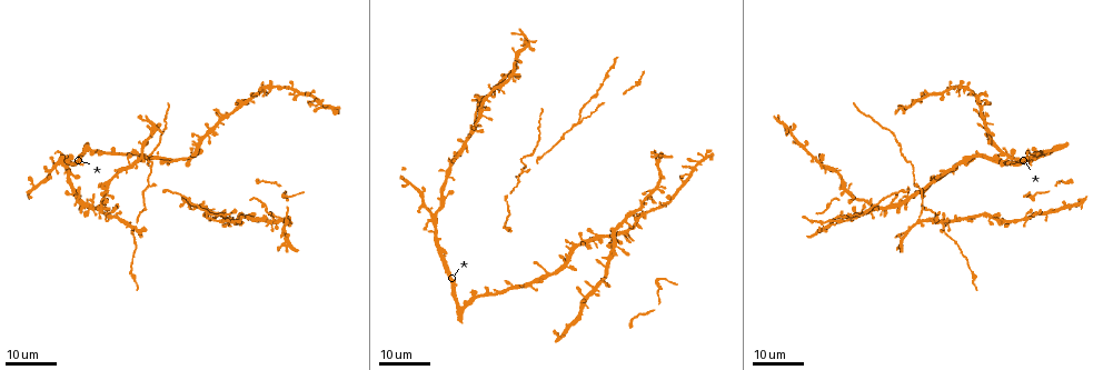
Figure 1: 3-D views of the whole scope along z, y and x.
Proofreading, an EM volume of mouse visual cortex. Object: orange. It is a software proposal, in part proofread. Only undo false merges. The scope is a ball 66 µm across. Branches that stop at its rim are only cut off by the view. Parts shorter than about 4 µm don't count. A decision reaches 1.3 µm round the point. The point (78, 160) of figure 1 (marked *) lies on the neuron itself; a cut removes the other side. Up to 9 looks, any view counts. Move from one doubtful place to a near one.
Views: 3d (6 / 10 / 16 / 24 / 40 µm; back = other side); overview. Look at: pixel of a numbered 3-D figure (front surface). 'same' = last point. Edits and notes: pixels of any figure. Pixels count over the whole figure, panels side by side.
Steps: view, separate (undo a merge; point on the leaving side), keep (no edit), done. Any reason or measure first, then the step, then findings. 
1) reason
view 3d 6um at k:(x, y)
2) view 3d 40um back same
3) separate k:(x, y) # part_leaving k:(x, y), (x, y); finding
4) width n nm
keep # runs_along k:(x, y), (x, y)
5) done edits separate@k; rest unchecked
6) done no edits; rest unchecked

branch point
view 3d 24um at 1:(483, 116)

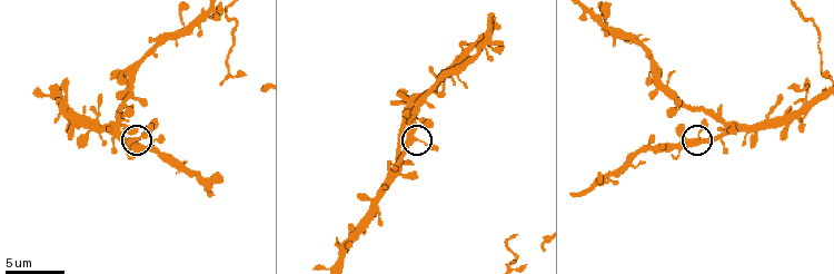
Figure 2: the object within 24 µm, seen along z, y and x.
closer look
view 3d 6um at 2:(417, 139)

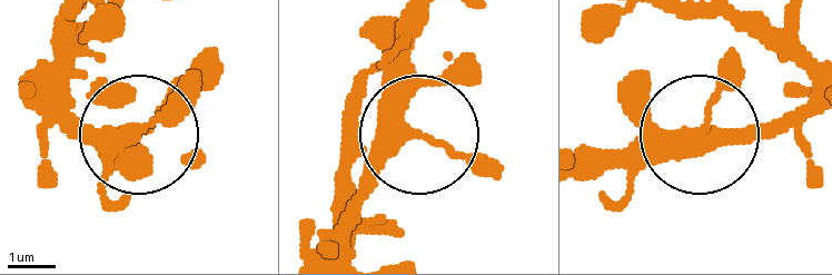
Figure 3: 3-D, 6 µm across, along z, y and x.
width 310 nm
keep # continuous, no second neuron

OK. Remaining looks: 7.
looks like a crossing
view 3d 16um at 2:(768, 118)

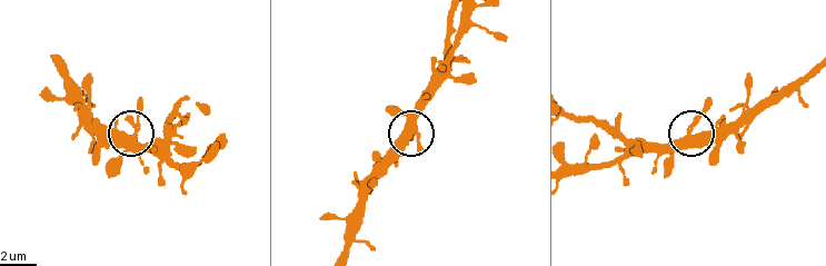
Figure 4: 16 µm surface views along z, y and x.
view 3d 6um at 4:(412, 131)

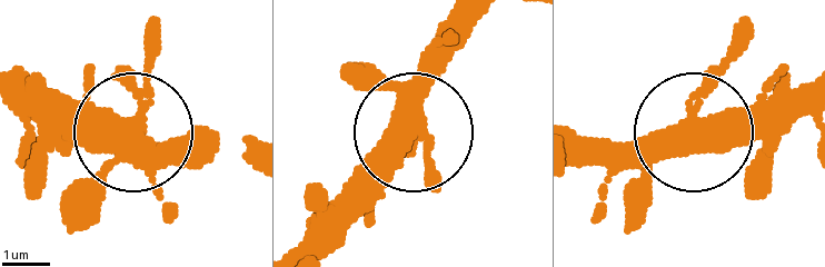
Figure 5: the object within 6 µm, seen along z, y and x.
arms 4
keep # continuous, no second neuron

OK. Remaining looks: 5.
view 3d 16um at 1:(991, 217)

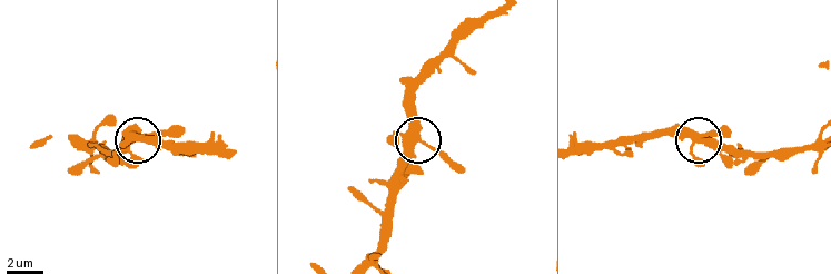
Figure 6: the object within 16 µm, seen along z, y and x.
view 3d 6um at 6:(425, 143)

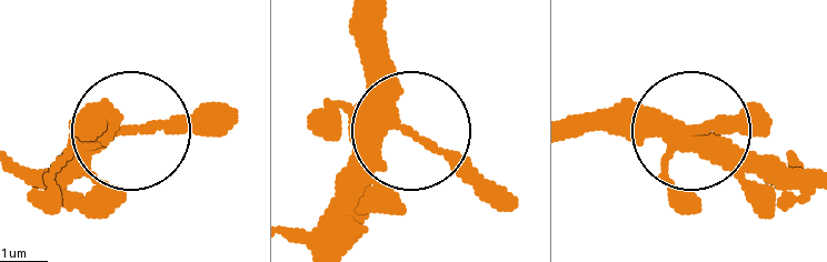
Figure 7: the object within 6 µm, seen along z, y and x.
width 340 nm
keep # continuous, no second neuron

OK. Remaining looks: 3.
four or more arms meet
view 3d 16um at 1:(1025, 215)

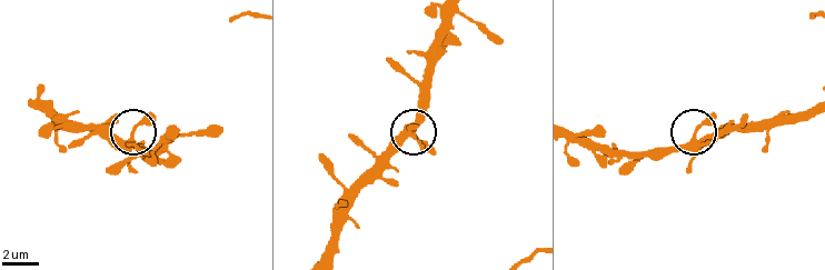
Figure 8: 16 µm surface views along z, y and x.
view 3d 6um at 8:(130, 140)

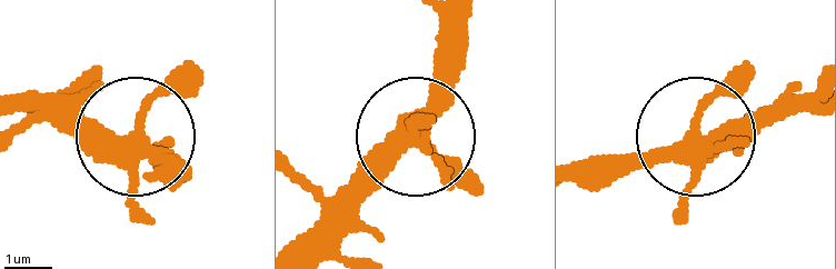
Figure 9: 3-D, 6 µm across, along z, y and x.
keep # all the same neuron

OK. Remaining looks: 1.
done no edits; rest unchecked

